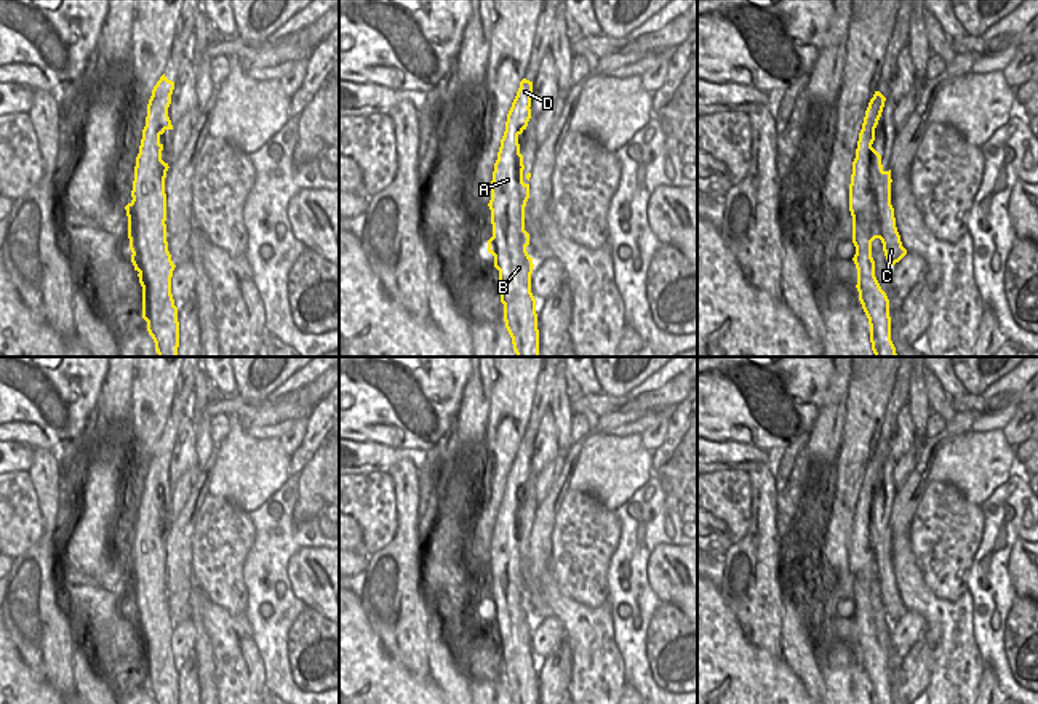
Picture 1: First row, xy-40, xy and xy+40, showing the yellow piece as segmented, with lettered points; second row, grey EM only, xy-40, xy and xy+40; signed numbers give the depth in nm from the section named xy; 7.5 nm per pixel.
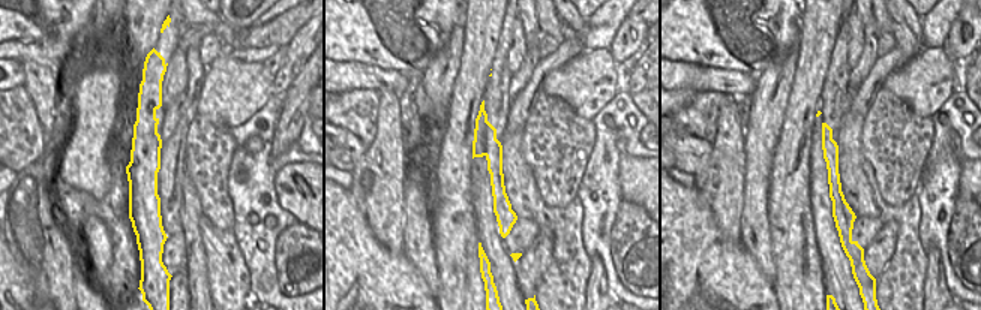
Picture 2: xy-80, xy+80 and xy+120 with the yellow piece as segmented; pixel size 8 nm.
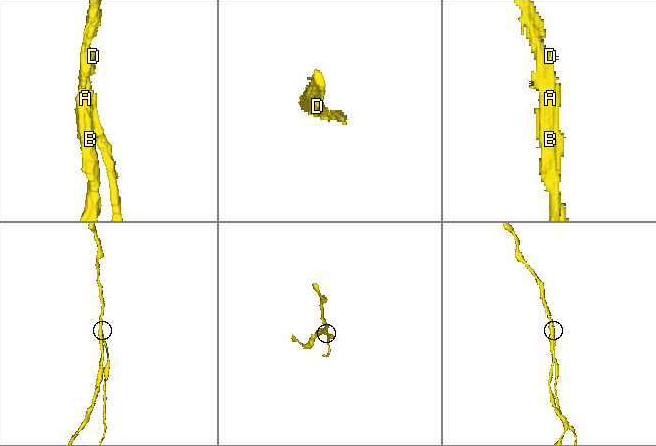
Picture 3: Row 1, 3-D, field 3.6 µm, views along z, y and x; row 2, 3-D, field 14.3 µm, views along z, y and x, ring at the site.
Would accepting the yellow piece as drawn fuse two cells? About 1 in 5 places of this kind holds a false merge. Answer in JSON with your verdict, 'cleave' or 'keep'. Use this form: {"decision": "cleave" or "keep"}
{"decision": "cleave"}

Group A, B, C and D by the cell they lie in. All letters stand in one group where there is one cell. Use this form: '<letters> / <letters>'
A B D / C

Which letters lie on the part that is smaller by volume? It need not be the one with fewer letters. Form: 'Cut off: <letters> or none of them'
Cut off: C

